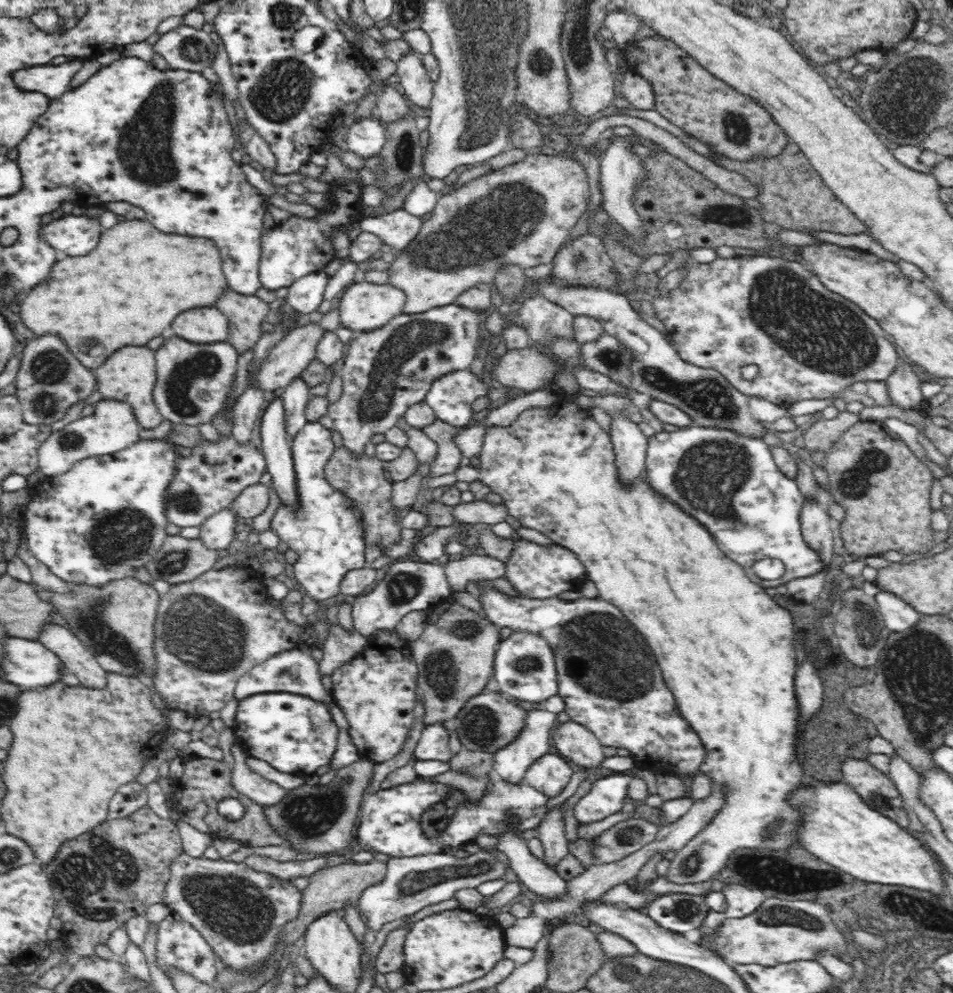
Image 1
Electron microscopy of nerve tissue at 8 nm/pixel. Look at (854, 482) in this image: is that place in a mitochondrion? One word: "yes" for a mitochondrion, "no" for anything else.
yes

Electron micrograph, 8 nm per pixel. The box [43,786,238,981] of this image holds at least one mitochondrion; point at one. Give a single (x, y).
(84, 887)

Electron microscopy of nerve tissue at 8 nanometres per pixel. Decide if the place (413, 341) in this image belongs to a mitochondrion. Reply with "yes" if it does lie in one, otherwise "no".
yes

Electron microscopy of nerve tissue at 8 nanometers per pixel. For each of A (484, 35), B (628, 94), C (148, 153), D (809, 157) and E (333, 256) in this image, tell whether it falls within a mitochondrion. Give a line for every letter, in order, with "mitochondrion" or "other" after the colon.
A: mitochondrion
B: other
C: mitochondrion
D: other
E: other

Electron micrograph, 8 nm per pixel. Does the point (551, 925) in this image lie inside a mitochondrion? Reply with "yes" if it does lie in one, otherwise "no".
no

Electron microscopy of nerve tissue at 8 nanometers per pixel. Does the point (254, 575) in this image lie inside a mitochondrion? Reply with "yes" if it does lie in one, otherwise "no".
no

